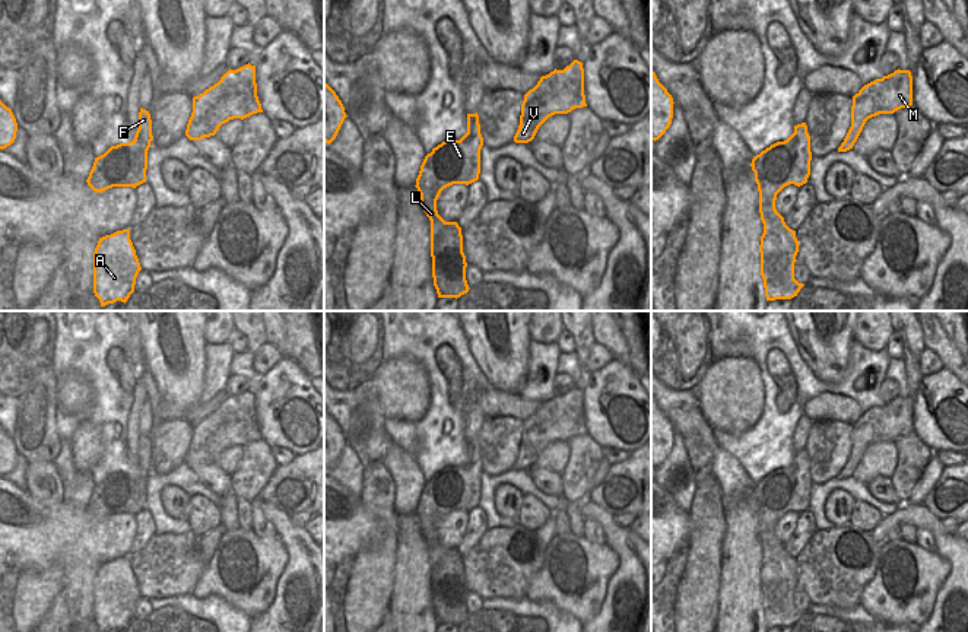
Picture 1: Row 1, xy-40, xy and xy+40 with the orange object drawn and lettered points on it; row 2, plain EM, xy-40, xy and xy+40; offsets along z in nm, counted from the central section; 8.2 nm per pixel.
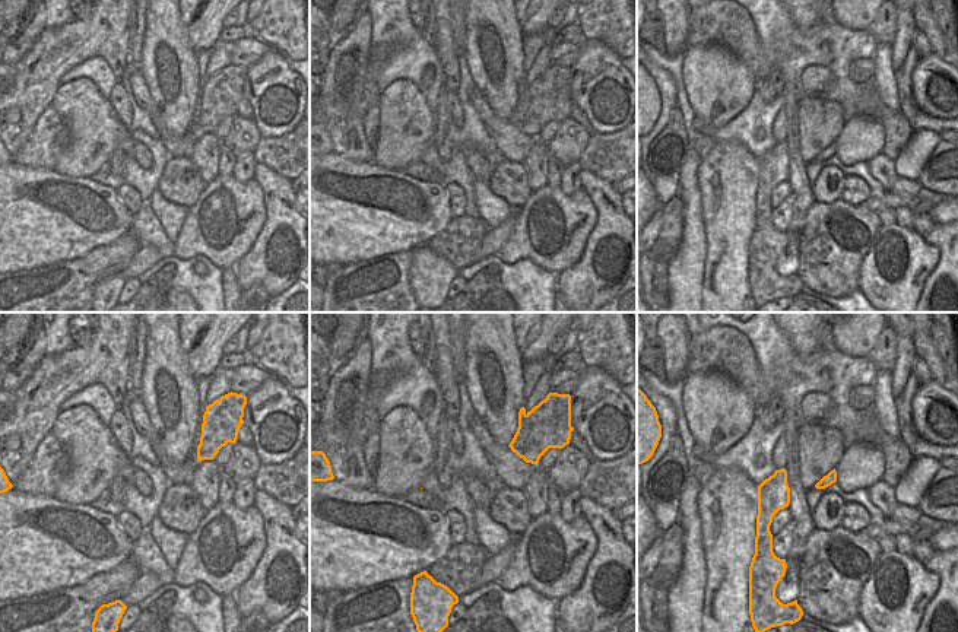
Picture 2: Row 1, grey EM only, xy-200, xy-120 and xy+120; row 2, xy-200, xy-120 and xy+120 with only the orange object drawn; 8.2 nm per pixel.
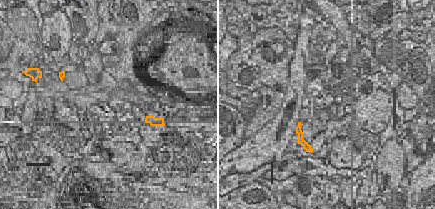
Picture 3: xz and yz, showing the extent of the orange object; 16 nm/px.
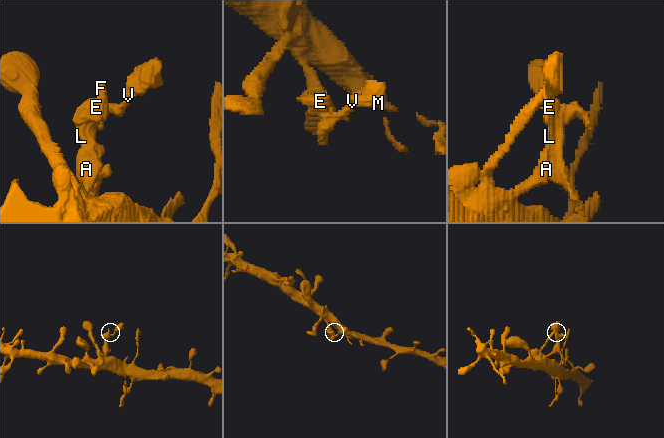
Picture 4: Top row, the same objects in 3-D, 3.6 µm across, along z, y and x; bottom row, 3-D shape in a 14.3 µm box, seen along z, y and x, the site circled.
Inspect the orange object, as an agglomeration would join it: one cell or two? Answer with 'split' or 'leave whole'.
split

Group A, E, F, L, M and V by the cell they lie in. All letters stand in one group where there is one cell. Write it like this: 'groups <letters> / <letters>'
groups A E F L / M V

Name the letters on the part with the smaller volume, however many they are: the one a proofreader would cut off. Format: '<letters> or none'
M, V

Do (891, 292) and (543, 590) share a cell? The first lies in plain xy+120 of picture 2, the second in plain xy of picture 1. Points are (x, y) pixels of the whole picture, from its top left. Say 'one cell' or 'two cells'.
one cell

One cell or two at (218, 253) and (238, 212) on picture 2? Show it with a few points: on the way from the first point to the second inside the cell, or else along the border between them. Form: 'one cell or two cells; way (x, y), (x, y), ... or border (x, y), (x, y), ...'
one cell; way (213, 243), (222, 237), (222, 228), (228, 222)

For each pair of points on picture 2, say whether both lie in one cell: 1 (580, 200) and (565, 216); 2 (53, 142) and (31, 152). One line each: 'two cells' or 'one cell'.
1: one cell
2: one cell

